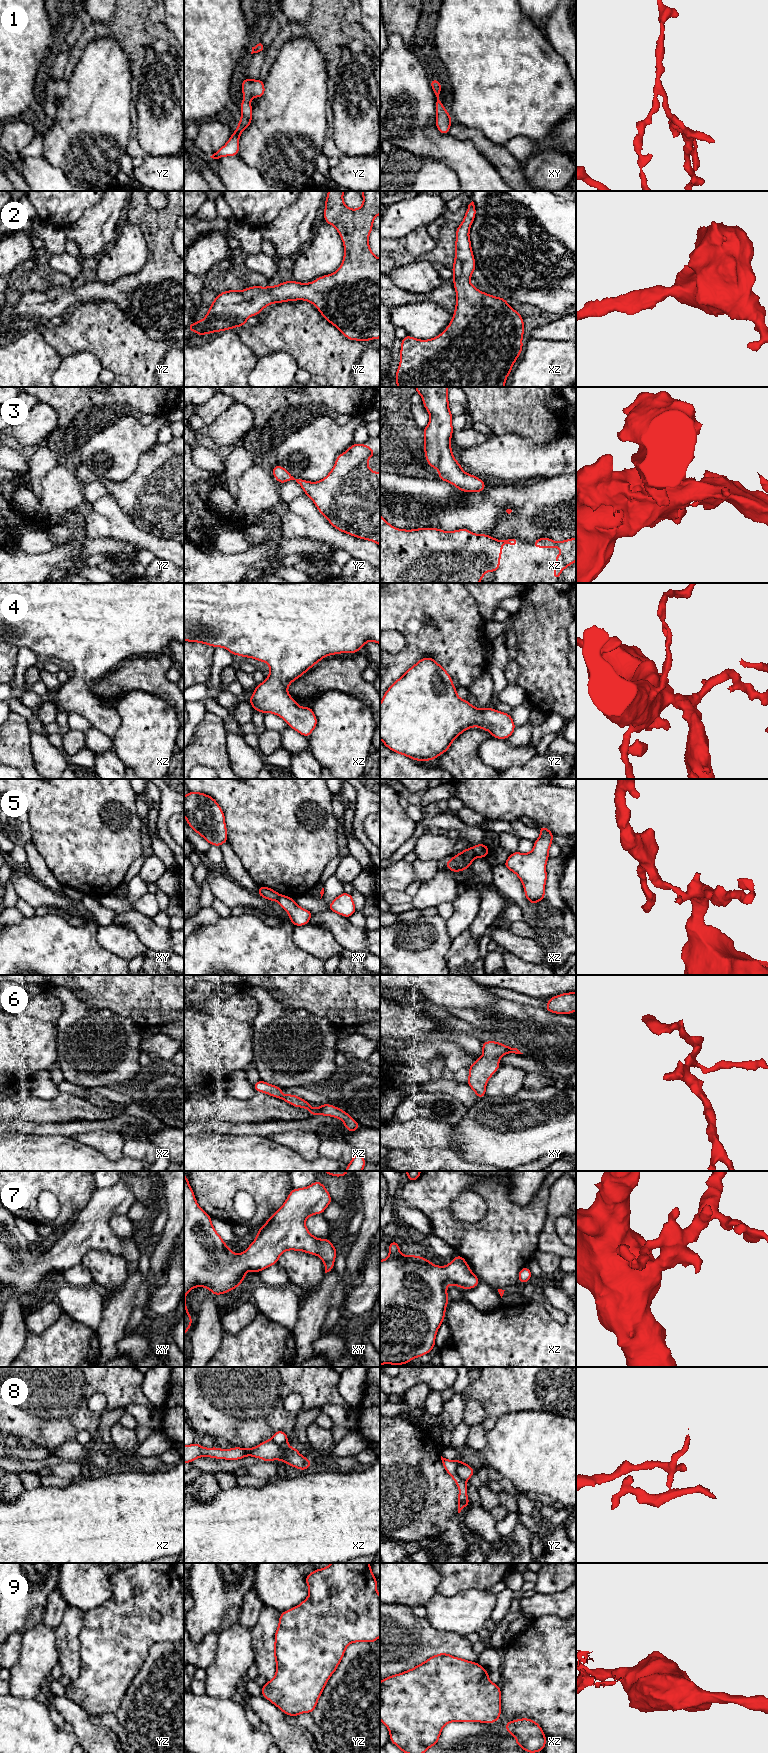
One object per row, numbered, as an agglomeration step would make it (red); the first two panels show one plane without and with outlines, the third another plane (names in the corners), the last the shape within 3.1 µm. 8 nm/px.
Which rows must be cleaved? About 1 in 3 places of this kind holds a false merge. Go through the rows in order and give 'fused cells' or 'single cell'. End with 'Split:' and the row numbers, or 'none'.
1: single cell
2: single cell
3: single cell
4: single cell
5: fused cells
6: single cell
7: single cell
8: fused cells
9: fused cells
Split: 5, 8, 9

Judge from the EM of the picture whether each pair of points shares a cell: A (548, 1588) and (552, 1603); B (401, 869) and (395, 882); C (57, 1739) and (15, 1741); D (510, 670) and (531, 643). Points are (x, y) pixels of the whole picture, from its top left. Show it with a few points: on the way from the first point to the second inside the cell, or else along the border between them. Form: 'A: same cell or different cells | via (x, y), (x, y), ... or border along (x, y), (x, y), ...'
A: different cells | border along (565, 1588), (551, 1594), (536, 1594)
B: same cell | via (401, 872), (395, 879)
C: same cell | via (47, 1741), (25, 1741)
D: different cells | border along (515, 659), (518, 664), (516, 684)

